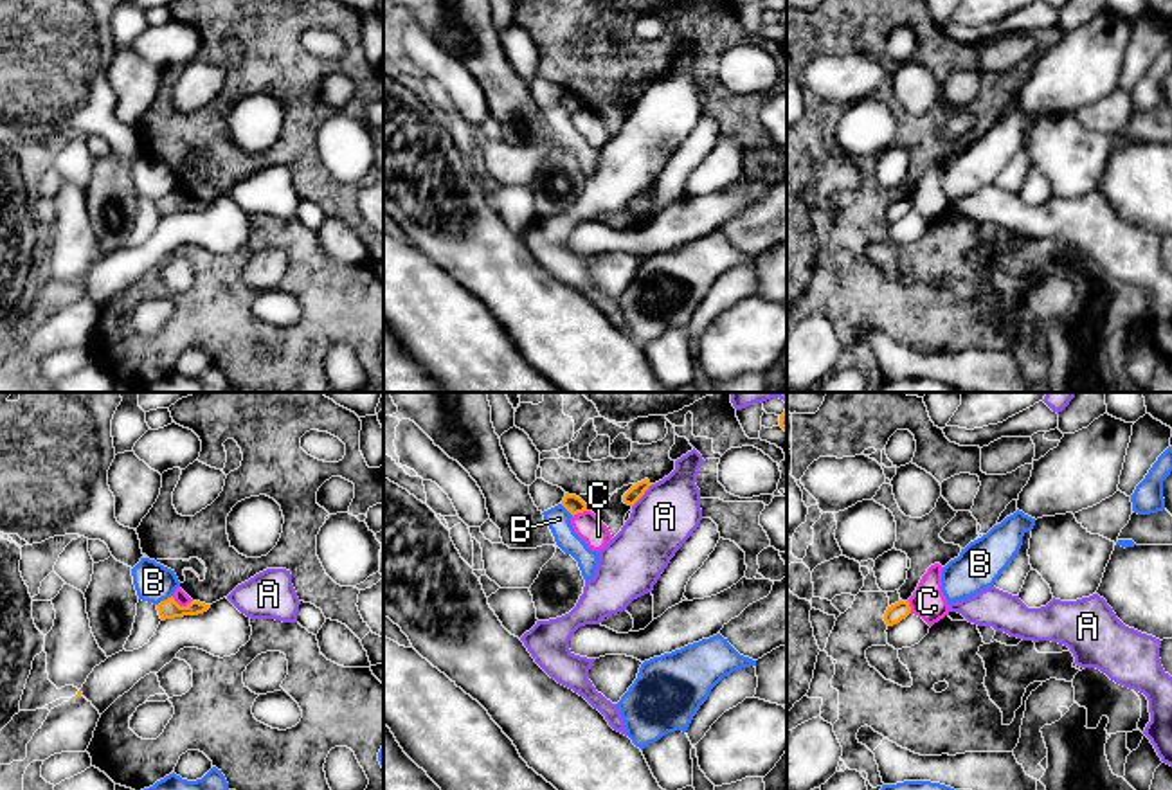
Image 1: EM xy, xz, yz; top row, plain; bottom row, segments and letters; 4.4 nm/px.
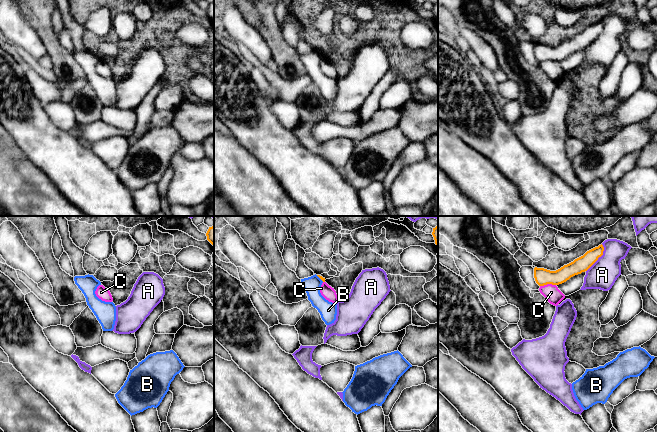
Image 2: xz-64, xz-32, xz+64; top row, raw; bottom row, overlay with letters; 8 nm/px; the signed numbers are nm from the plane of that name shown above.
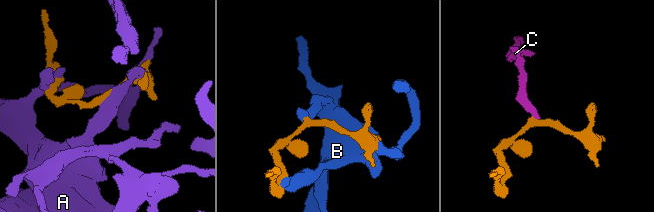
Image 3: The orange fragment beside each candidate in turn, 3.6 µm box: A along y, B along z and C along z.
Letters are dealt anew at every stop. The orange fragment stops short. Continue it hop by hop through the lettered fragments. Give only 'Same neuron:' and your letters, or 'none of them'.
Same neuron: none of them

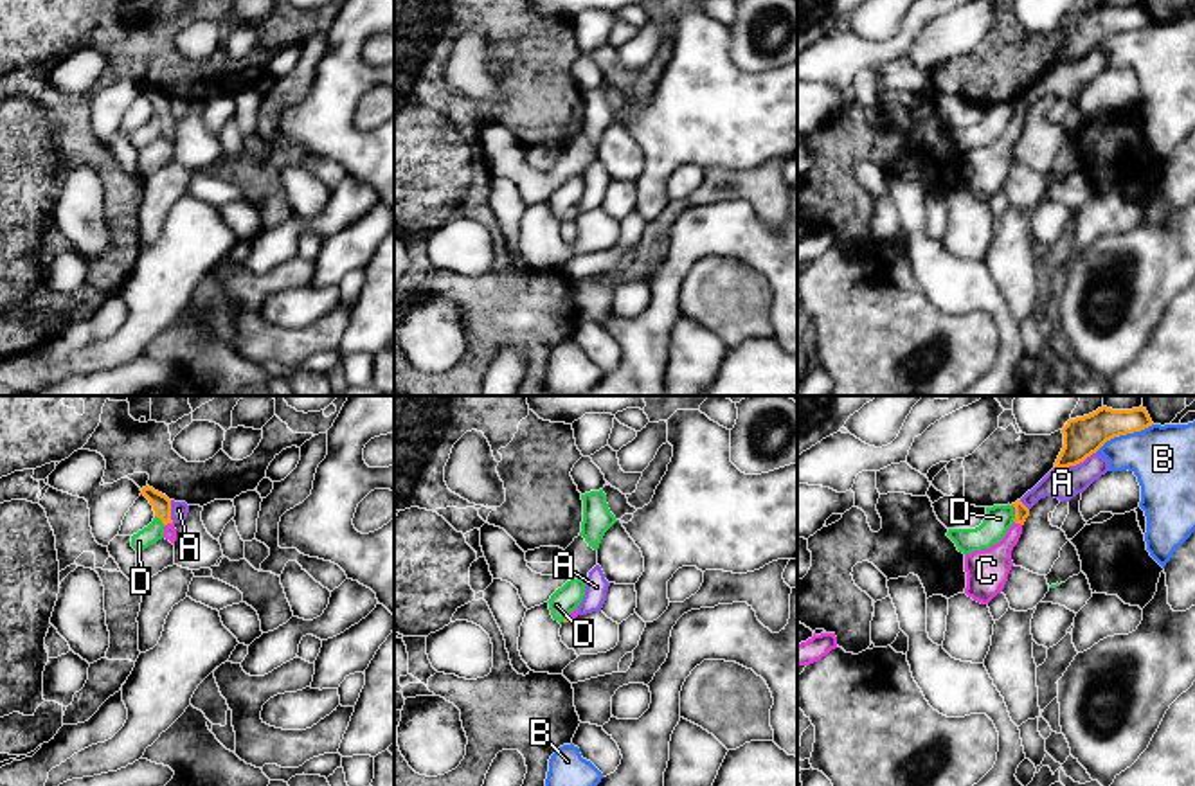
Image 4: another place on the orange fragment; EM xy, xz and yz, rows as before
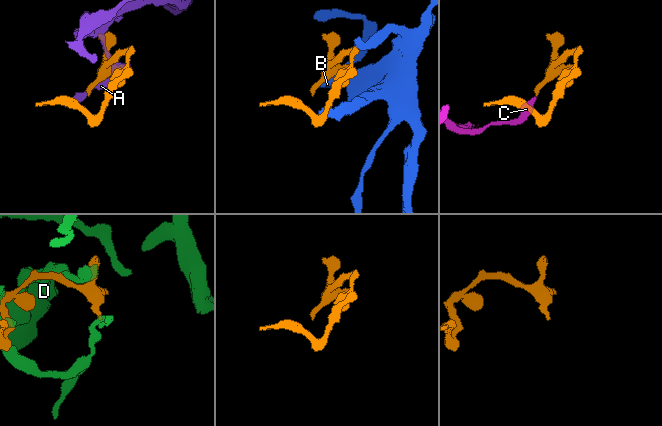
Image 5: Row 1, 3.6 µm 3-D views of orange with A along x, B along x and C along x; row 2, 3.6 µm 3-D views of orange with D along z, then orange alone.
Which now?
Same neuron: C

